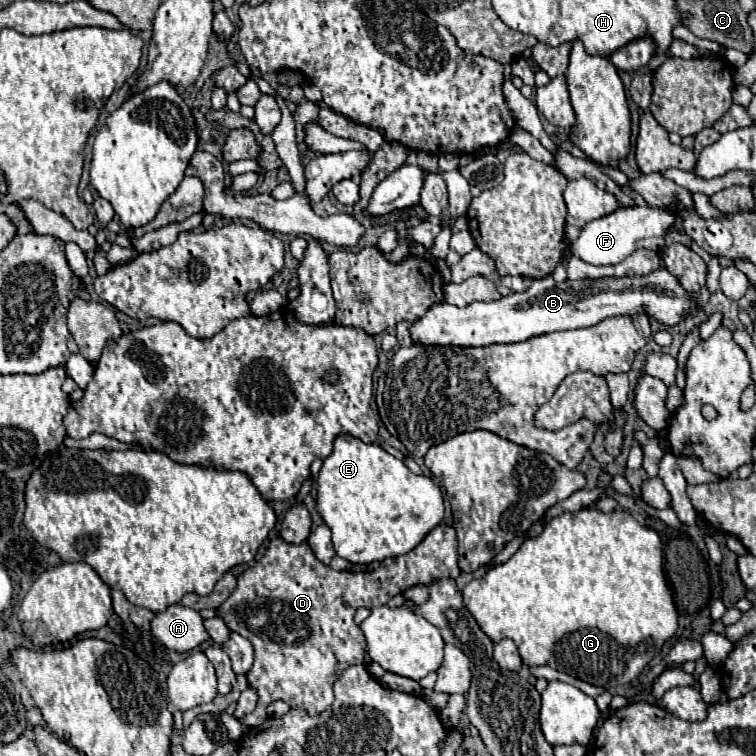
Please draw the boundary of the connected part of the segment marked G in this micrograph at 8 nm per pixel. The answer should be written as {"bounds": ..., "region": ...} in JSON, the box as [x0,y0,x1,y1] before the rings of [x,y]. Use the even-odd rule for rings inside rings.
{"bounds":[463,507,677,689],"region":[[[585,507],[577,513],[563,513],[561,517],[549,521],[537,537],[525,539],[523,545],[519,547],[519,551],[507,563],[497,565],[497,567],[489,569],[487,575],[483,575],[481,579],[467,583],[463,589],[463,605],[469,609],[469,613],[475,617],[475,621],[479,623],[479,627],[491,641],[497,643],[505,637],[515,641],[525,665],[529,665],[529,667],[549,665],[557,671],[563,671],[567,675],[579,677],[591,685],[599,685],[605,689],[613,689],[613,687],[619,687],[619,685],[625,685],[625,683],[631,683],[633,679],[637,679],[639,673],[643,671],[643,667],[647,667],[647,663],[653,659],[653,655],[659,653],[663,649],[663,645],[677,631],[677,609],[675,609],[669,585],[663,575],[661,539],[653,529],[641,527],[629,511],[621,511],[621,509],[615,509],[613,513],[601,513],[597,509]]]}

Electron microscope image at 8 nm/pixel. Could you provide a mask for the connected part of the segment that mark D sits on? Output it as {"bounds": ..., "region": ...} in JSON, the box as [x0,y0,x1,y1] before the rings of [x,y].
{"bounds":[219,525,461,727],"region":[[[451,525],[435,527],[413,551],[401,557],[385,559],[375,571],[335,571],[317,561],[309,543],[287,543],[281,537],[269,541],[265,555],[237,577],[237,589],[219,605],[219,615],[231,631],[249,639],[255,649],[255,663],[247,673],[249,685],[257,691],[257,707],[245,715],[241,723],[255,727],[265,719],[265,709],[271,701],[285,701],[289,707],[305,709],[309,715],[323,713],[333,703],[333,681],[349,667],[365,661],[365,637],[353,621],[359,607],[381,607],[393,595],[401,595],[413,585],[429,585],[437,579],[457,579],[461,573],[457,565],[457,537]]]}

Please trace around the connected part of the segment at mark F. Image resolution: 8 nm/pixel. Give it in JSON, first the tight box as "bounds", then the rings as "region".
{"bounds":[571,207,677,265],"region":[[[619,207],[611,215],[595,219],[581,229],[579,239],[571,245],[575,257],[583,259],[591,265],[617,265],[625,257],[629,257],[635,249],[645,248],[660,252],[665,247],[665,235],[673,227],[677,219],[677,211],[673,207]]]}

